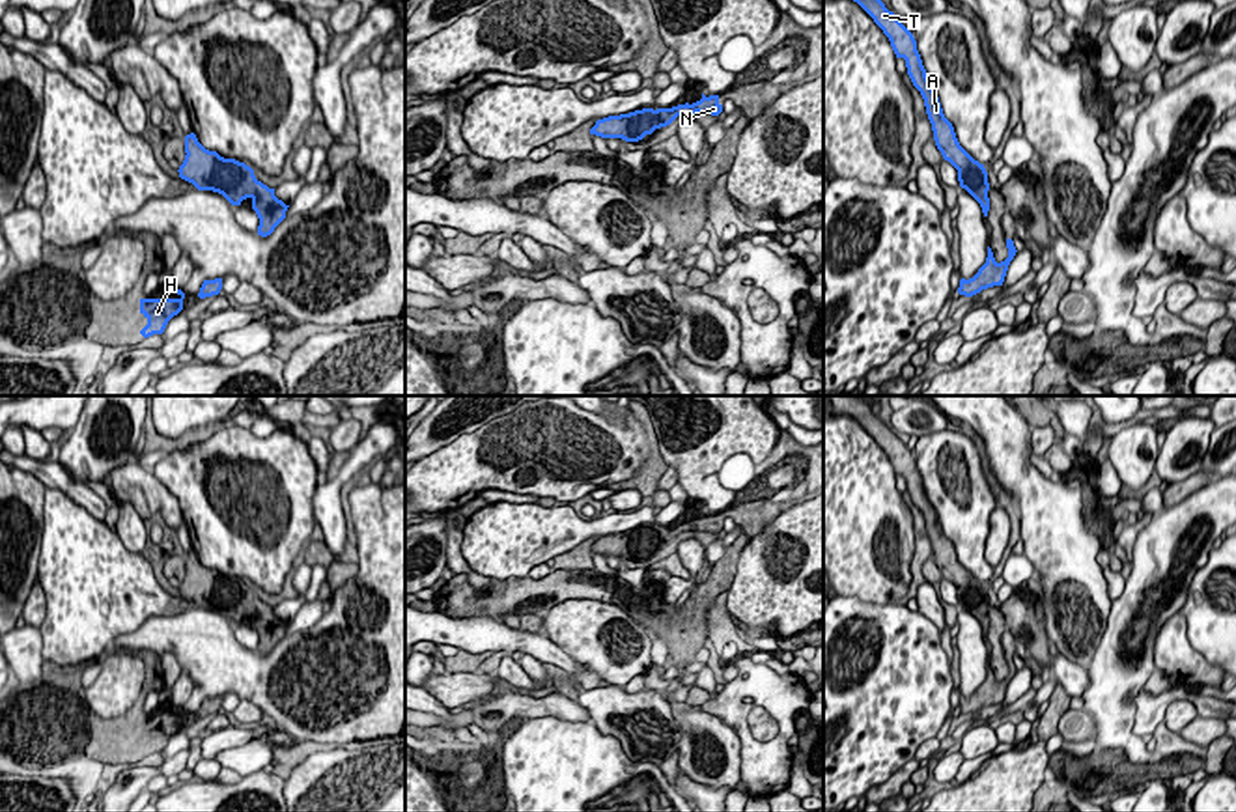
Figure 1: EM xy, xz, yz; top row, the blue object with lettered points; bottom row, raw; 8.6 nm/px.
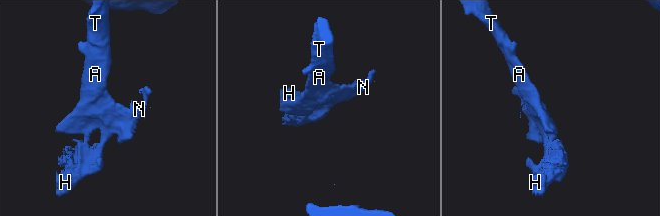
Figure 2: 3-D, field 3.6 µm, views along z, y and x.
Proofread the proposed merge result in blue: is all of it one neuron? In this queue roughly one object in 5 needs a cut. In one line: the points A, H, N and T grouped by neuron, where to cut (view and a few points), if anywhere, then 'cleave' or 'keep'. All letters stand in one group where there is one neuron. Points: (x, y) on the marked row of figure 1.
A H N T; no cut; keep

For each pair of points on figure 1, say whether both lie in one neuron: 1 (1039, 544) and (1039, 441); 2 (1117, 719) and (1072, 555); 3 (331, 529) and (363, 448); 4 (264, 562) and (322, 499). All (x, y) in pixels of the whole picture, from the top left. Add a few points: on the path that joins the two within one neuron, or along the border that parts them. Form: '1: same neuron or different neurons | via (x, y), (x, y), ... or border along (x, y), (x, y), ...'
1: different neurons | border along (1029, 428), (1033, 454)
2: different neurons | border along (1111, 605), (1100, 644), (1085, 667)
3: same neuron | via (331, 508), (331, 488), (348, 469)
4: different neurons | border along (318, 486), (314, 495), (316, 525)

